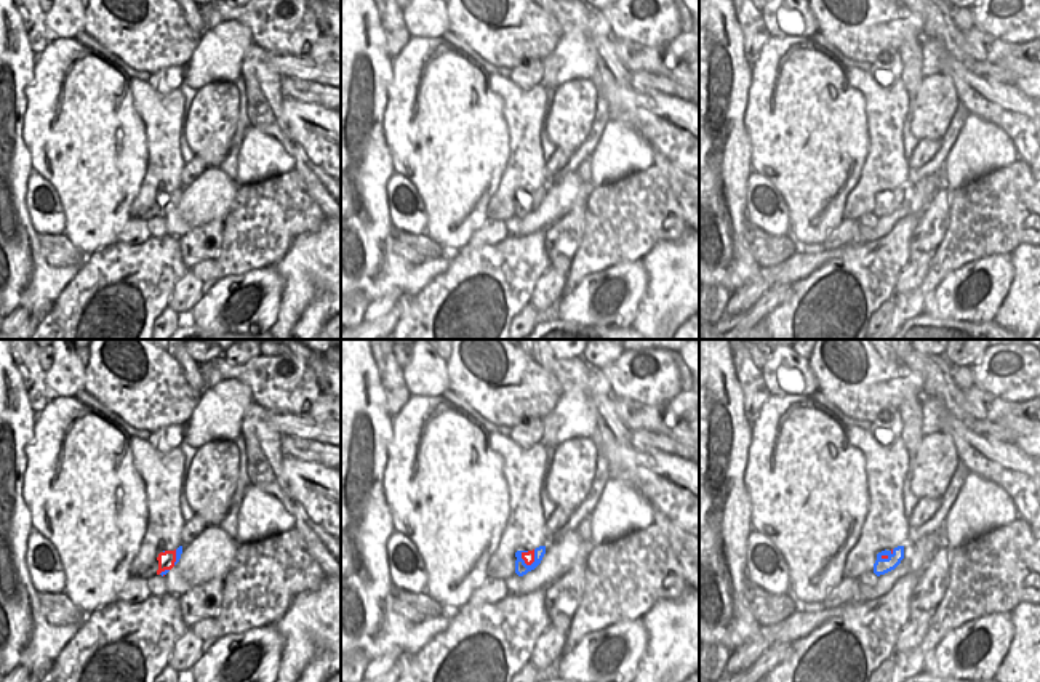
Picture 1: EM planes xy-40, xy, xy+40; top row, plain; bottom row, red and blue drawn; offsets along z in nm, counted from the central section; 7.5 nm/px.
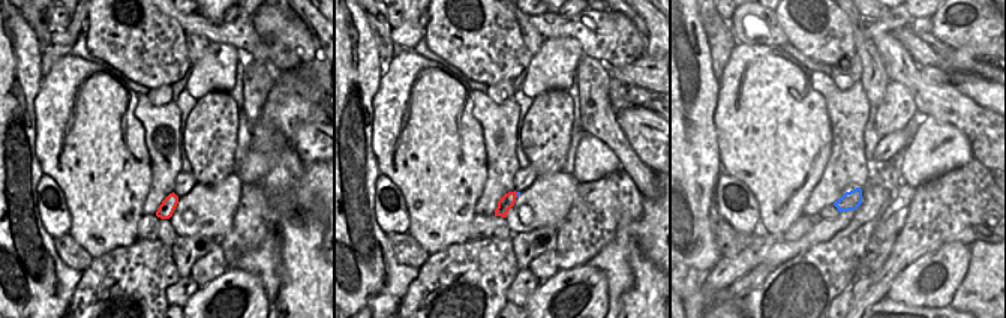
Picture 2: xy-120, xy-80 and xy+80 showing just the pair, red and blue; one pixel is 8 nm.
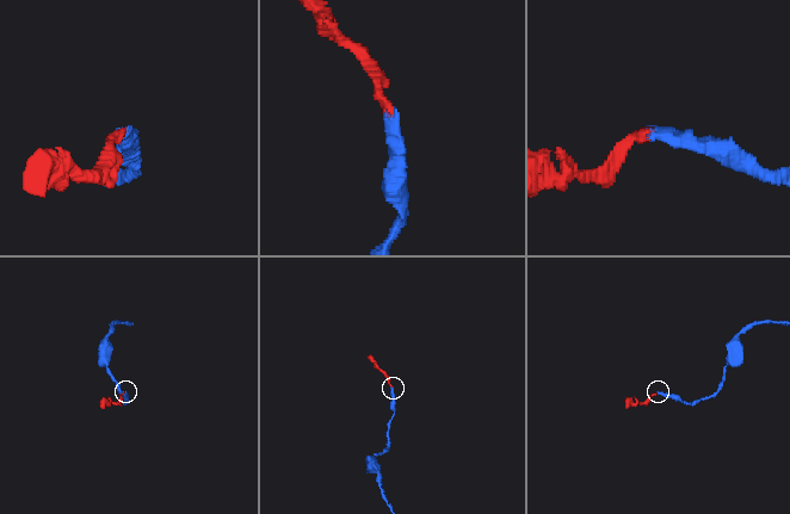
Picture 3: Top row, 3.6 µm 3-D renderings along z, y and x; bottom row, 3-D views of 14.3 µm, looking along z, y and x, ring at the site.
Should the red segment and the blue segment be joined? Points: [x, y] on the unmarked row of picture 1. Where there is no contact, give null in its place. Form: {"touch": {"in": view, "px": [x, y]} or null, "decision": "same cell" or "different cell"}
{"touch": {"in": "xy", "px": [533, 200]}, "decision": "same cell"}

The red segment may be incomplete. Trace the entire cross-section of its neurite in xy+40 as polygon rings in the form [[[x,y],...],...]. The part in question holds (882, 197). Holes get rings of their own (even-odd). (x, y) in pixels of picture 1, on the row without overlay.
[[[898,187],[891,192],[882,192],[877,195],[877,202],[874,205],[874,215],[877,218],[885,216],[894,211],[901,202],[904,200],[904,187]]]

